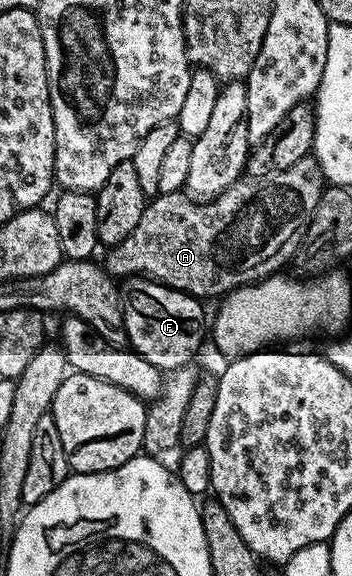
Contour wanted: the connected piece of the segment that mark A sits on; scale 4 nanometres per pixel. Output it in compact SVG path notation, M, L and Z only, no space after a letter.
M308 155L291 167L265 177L240 179L206 203L192 199L183 191L159 193L144 204L141 220L131 234L106 250L105 268L116 279L146 277L171 289L184 290L192 297L222 298L242 285L254 285L264 277L278 274L282 270L279 268L294 258L324 188L325 178L319 162Z

